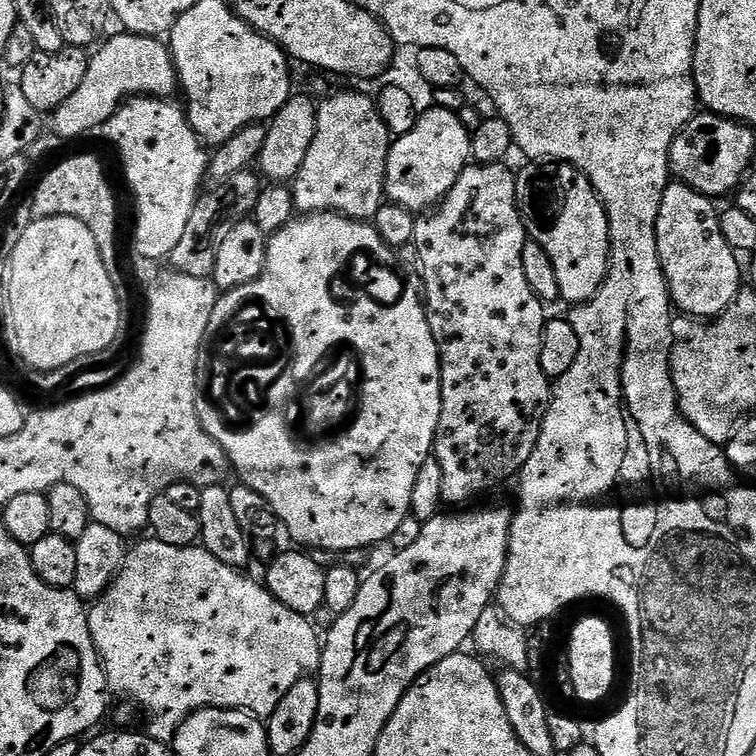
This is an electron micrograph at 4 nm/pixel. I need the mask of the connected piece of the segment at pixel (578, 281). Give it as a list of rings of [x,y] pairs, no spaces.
[[[532,162],[528,167],[517,171],[516,205],[524,223],[524,231],[546,254],[550,254],[550,262],[554,262],[554,274],[558,277],[560,300],[568,306],[584,304],[593,296],[608,277],[608,251],[612,243],[608,237],[608,211],[598,198],[592,183],[584,172],[578,171],[572,164],[559,162]]]

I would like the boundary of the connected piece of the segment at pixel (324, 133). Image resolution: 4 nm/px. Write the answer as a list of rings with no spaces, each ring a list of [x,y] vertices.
[[[340,92],[329,100],[321,99],[316,113],[318,130],[314,143],[306,154],[306,162],[302,162],[302,170],[290,184],[297,213],[337,212],[352,220],[371,221],[386,200],[386,160],[393,141],[386,122],[378,114],[375,99],[360,92]]]

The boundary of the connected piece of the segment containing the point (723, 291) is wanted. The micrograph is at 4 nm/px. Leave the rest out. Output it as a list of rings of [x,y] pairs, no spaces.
[[[679,182],[669,183],[668,189],[662,194],[662,206],[658,210],[656,223],[656,241],[658,242],[658,258],[668,283],[668,295],[672,303],[680,308],[688,318],[715,318],[723,314],[741,292],[742,264],[740,266],[738,253],[726,242],[720,225],[720,212],[715,208],[713,197],[703,196],[698,190]]]

